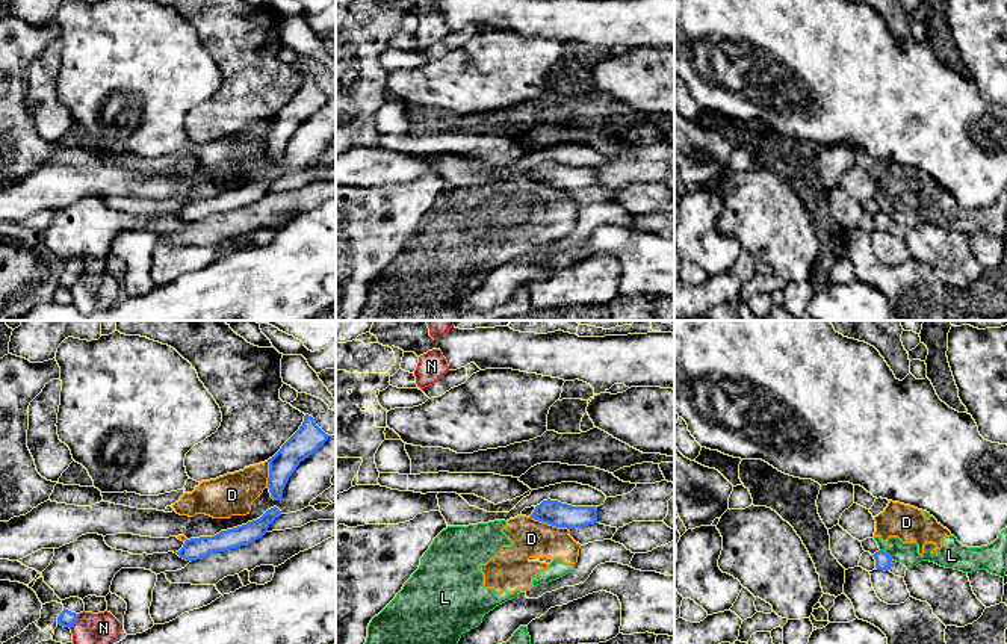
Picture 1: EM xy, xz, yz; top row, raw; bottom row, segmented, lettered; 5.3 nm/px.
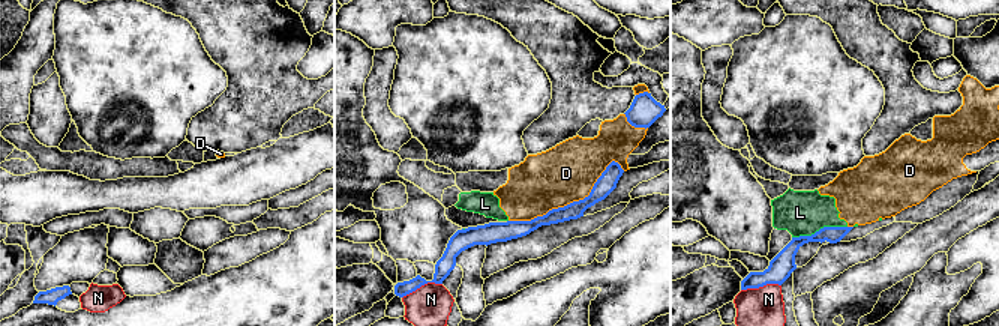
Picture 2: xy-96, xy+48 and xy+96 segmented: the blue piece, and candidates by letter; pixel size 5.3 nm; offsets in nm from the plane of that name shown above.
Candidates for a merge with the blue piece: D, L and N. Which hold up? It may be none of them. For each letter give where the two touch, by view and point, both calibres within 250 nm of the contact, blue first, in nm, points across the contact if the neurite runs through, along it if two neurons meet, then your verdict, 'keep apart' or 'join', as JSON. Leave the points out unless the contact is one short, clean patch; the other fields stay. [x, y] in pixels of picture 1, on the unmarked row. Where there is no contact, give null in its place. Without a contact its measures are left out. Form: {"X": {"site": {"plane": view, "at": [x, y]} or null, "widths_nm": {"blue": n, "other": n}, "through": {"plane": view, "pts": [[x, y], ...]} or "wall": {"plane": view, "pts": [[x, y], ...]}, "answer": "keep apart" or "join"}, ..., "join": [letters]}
{"D": {"site": {"plane": "xz", "at": [549, 185]}, "widths_nm": {"blue": 130, "other": 200}, "answer": "keep apart"}, "L": {"site": {"plane": "yz", "at": [885, 213]}, "widths_nm": {"blue": 80, "other": 120}, "wall": {"plane": "yz", "pts": [[880, 210], [892, 219]]}, "answer": "keep apart"}, "N": {"site": {"plane": "xy", "at": [74, 281]}, "widths_nm": {"blue": 90, "other": 200}, "answer": "keep apart"}, "join": []}

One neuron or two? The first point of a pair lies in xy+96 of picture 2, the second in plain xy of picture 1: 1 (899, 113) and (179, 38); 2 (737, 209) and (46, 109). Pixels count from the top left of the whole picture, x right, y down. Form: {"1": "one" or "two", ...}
{"1": "two", "2": "two"}

